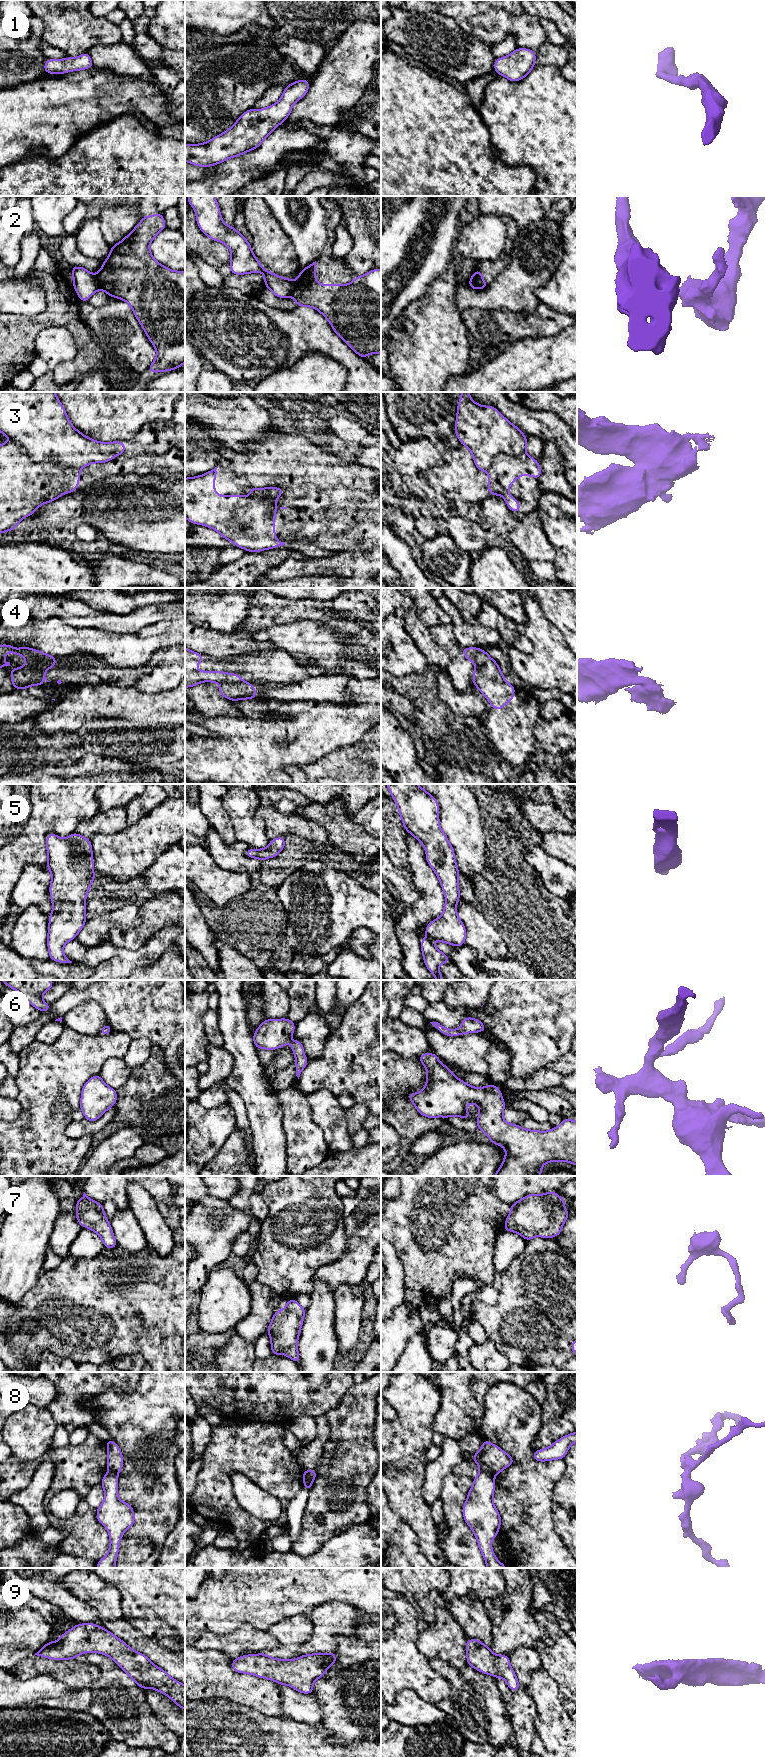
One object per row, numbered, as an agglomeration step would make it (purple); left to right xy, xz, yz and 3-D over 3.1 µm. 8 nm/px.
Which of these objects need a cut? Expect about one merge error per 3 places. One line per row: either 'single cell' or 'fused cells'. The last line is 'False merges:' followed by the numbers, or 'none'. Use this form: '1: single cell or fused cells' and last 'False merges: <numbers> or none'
1: single cell
2: fused cells
3: fused cells
4: fused cells
5: single cell
6: single cell
7: single cell
8: fused cells
9: single cell
False merges: 2, 3, 4, 8

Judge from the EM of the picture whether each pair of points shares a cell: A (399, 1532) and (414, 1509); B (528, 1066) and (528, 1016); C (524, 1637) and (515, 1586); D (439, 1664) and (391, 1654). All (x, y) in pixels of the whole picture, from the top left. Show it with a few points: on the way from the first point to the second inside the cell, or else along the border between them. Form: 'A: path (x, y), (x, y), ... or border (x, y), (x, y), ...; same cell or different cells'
A: border (391, 1507), (413, 1530), (418, 1541); different cells
B: path (528, 1054), (528, 1028); same cell
C: path (515, 1624), (515, 1599); same cell
D: border (428, 1660), (431, 1667), (445, 1679); different cells

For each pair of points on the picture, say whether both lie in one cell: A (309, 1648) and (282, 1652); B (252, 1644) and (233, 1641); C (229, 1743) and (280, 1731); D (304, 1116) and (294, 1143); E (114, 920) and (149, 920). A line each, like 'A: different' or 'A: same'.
A: different
B: same
C: same
D: same
E: different

